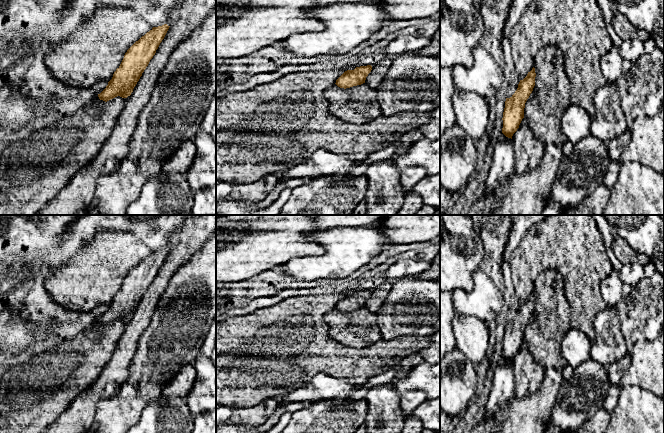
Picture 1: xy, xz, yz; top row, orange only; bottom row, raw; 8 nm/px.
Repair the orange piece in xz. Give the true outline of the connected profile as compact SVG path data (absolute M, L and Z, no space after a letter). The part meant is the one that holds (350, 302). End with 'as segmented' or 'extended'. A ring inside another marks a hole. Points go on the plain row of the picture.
M371 289L356 291L354 294L347 294L336 304L335 308L344 313L361 309L365 307L366 301L371 294Z; as segmented

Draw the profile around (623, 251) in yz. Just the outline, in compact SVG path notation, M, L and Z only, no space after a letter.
M614 234L614 241L612 248L613 248L613 253L623 265L629 263L638 263L644 266L648 262L650 262L649 258L646 255L636 252L627 243L626 240L624 240L617 234Z

